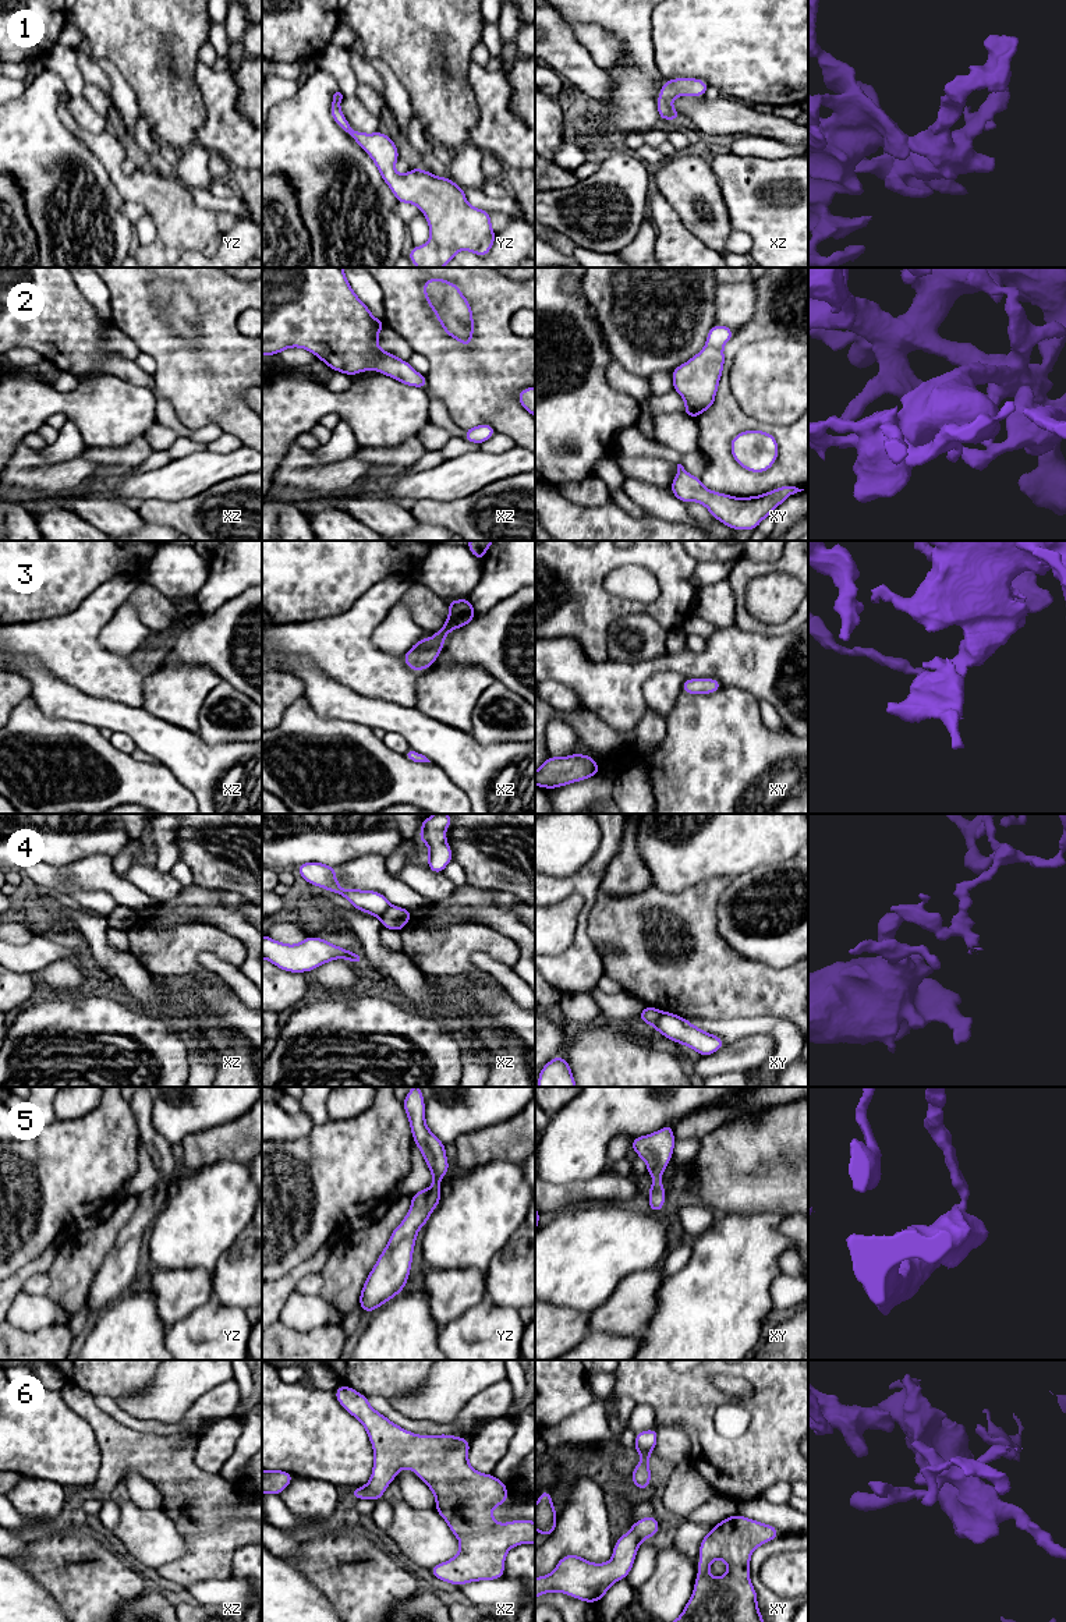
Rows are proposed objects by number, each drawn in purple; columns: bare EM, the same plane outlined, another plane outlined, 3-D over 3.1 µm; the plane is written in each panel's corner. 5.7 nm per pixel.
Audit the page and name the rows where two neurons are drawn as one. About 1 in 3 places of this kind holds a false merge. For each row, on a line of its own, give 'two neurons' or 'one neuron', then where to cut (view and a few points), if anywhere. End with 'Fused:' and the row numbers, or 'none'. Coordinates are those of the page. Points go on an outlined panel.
1: one neuron | no cut
2: one neuron | no cut
3: one neuron | no cut
4: two neurons | xy (663, 1012), (655, 1027)
5: one neuron | no cut
6: one neuron | no cut
Fused: 4

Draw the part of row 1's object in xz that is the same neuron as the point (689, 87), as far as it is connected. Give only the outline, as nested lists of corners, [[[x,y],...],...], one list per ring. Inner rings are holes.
[[[673,78],[665,81],[656,99],[659,120],[677,121],[681,114],[670,105],[670,100],[684,96],[705,96],[709,85],[698,78]]]

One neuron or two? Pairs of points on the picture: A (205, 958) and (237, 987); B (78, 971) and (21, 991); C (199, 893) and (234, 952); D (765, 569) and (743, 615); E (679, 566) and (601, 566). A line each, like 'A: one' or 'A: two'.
A: one
B: one
C: two
D: one
E: one

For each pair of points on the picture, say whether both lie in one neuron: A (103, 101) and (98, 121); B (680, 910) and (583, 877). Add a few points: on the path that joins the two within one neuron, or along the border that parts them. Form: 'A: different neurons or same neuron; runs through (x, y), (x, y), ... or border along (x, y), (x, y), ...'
A: different neurons; border along (82, 94), (87, 102), (105, 117)
B: different neurons; border along (599, 889), (588, 920)

